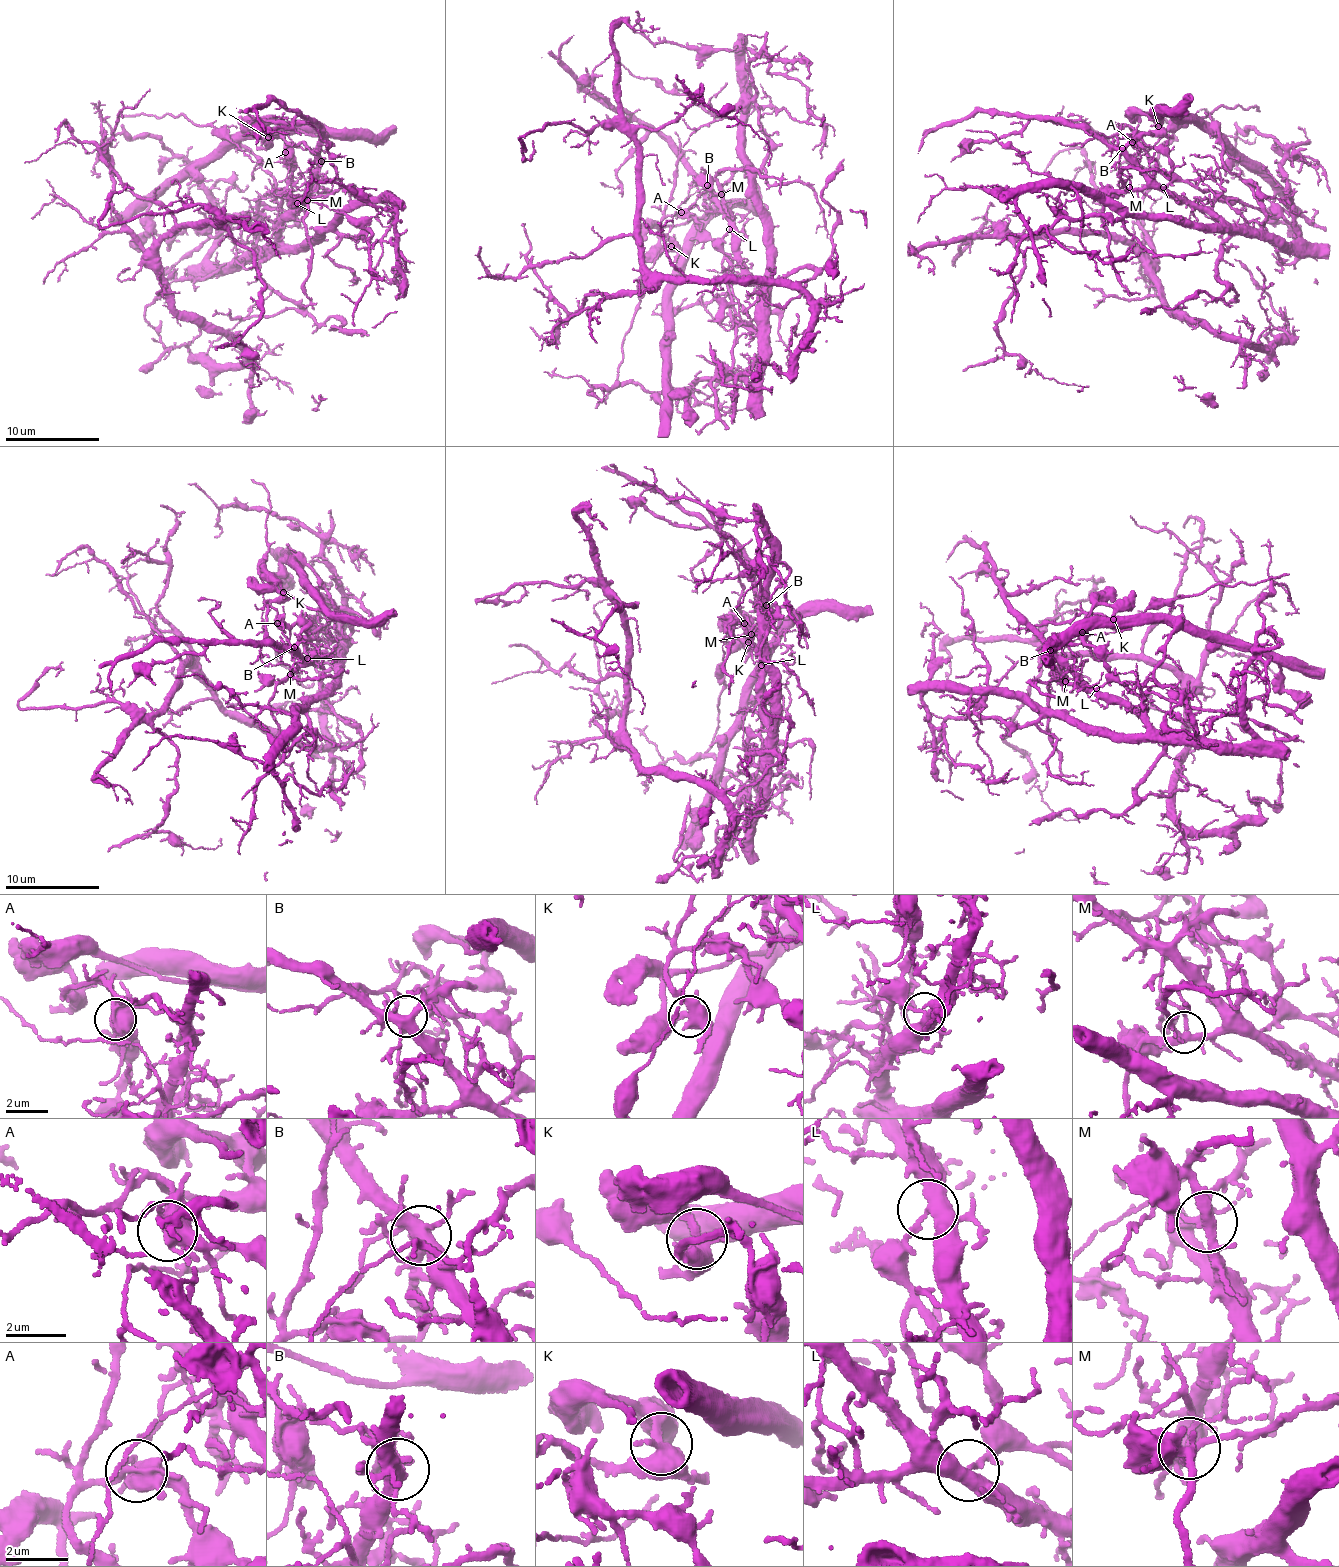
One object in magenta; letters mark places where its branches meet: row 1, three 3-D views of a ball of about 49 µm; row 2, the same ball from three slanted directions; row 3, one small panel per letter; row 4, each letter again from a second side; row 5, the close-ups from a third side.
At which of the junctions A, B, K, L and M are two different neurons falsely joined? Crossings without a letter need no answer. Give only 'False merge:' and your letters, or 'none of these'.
False merge: A, K, L

